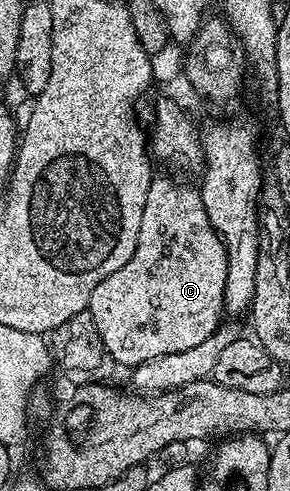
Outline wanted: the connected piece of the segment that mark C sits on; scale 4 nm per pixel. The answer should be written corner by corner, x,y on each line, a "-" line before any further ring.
155,176
148,187
148,199
144,199
144,215
140,219
140,235
136,239
136,251
132,251
132,259
120,267
120,271
112,271
108,279
96,283
96,291
92,291
89,311
95,321
96,331
103,341
105,356
110,361
114,360
118,365
133,367
140,363
148,363
152,359
160,359
160,355
176,355
176,351
188,351
198,344
204,343
216,332
220,324
220,318
224,310
224,283
226,282
226,272
228,271
228,259
226,258
226,248
220,239
220,235
212,227
208,215
202,206
202,194
197,188
190,185
181,185
178,181
173,181
170,177

